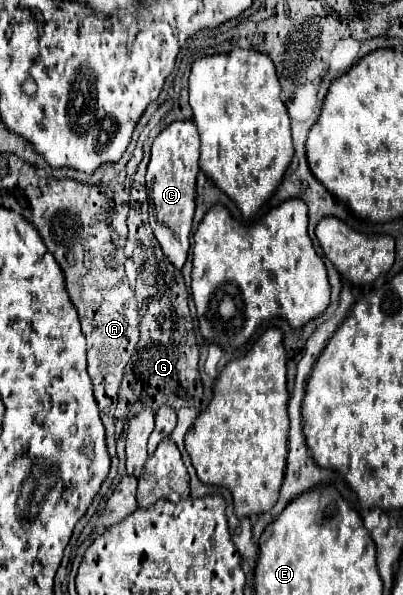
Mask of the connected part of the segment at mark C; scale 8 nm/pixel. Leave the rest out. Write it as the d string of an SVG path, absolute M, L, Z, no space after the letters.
M175 121L169 127L165 127L157 139L153 141L151 149L151 161L147 169L147 201L149 201L149 225L165 253L165 257L181 269L187 261L189 253L189 237L191 237L191 223L193 223L193 211L195 211L195 195L197 195L197 185L195 177L199 173L199 133L197 127L191 121Z

